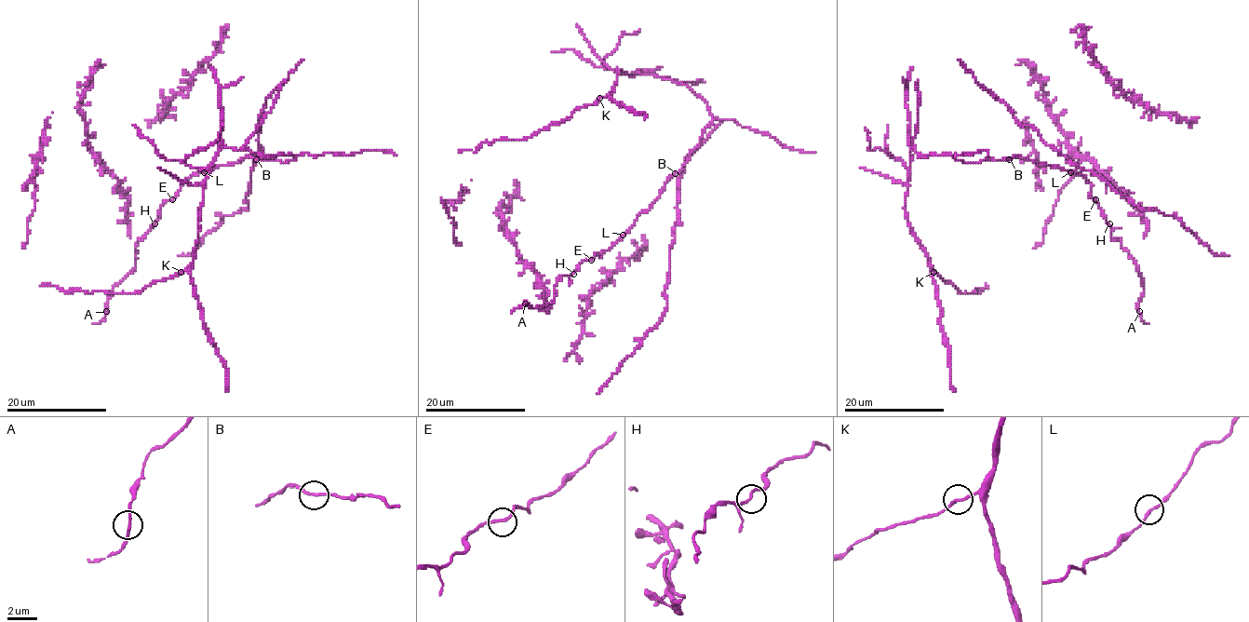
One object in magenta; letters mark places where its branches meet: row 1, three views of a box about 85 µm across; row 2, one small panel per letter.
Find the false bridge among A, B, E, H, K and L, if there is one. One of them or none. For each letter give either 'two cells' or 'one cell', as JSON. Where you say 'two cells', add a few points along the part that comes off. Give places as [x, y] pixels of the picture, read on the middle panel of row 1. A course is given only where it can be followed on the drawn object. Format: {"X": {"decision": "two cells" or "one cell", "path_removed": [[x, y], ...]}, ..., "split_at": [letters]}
{"A": {"decision": "one cell"}, "B": {"decision": "one cell"}, "E": {"decision": "one cell"}, "H": {"decision": "one cell"}, "K": {"decision": "one cell"}, "L": {"decision": "one cell"}, "split_at": []}

